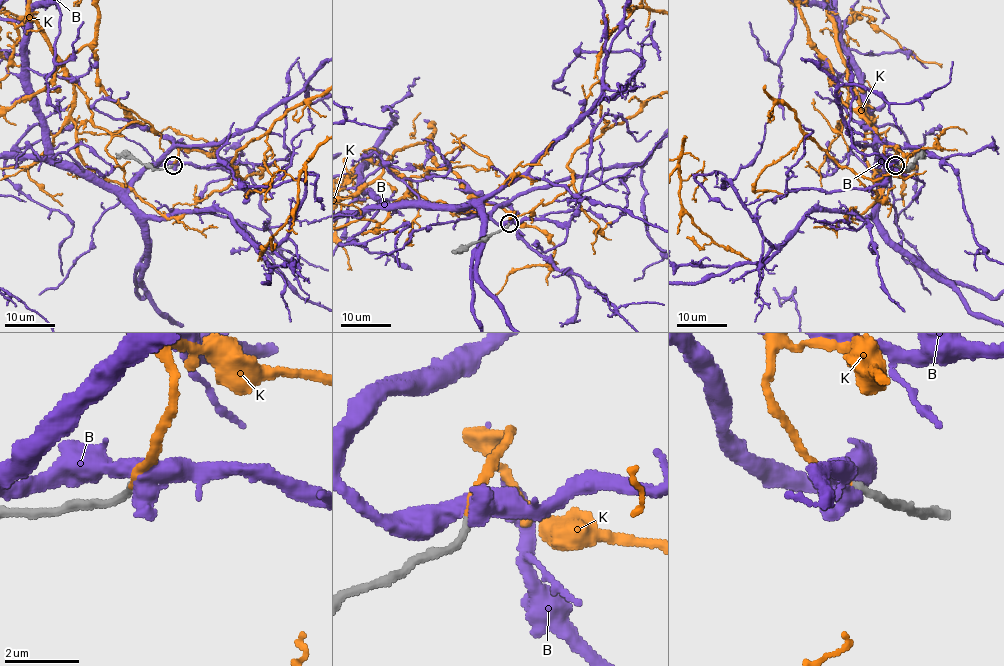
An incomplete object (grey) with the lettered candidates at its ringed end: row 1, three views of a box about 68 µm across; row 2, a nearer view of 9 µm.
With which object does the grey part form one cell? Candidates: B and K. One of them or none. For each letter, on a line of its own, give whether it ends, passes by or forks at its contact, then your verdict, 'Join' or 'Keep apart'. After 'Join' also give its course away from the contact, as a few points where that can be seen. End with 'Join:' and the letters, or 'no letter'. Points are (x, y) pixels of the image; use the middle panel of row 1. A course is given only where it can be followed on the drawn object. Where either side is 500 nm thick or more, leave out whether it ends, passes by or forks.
B: Keep apart
K: It ends there. Join
Join: K

